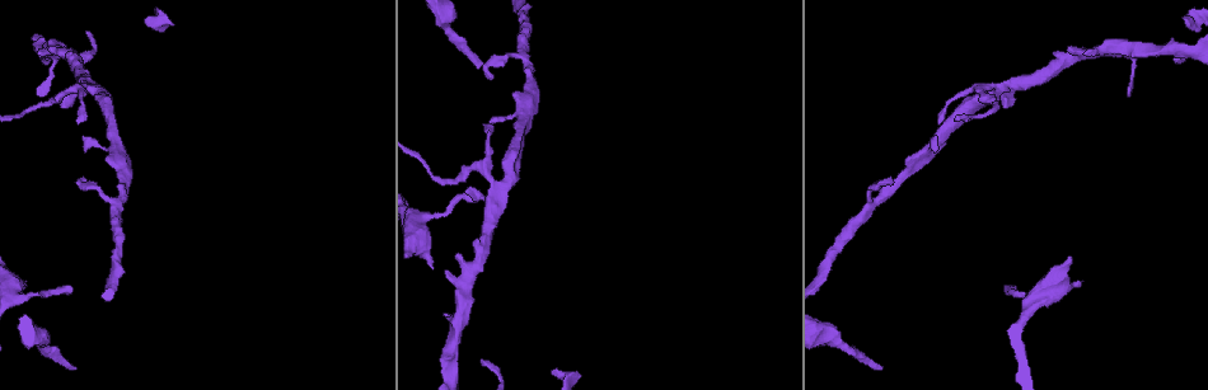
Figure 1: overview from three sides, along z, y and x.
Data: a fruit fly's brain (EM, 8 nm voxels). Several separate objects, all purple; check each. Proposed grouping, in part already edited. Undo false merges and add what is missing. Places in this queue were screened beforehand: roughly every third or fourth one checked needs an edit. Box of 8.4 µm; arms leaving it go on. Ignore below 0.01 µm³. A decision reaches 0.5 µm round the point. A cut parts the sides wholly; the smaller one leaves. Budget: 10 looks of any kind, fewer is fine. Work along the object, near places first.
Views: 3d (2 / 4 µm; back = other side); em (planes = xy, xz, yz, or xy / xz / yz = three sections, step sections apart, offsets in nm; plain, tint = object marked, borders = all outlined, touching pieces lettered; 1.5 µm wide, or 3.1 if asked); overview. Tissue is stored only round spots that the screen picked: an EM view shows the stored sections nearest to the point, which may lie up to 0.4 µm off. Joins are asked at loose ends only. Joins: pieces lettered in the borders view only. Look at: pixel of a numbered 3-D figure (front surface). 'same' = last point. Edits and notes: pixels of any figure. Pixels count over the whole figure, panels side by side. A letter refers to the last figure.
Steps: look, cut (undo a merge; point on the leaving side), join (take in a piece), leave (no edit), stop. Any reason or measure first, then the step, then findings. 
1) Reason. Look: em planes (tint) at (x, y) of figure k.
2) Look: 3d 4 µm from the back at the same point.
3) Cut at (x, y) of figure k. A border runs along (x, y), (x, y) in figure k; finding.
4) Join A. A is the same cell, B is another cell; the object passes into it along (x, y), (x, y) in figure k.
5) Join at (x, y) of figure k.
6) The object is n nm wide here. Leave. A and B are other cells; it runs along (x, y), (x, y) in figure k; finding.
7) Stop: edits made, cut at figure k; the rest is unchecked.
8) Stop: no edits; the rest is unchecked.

Tapers out. Look: em planes (plain) at (1007, 289) of figure 1.

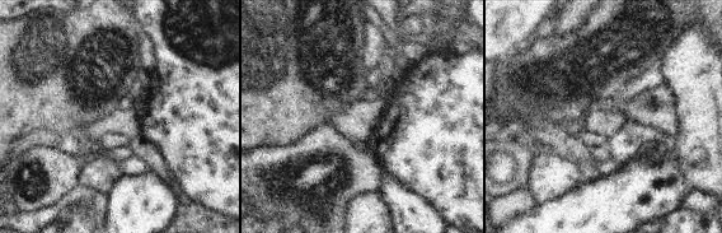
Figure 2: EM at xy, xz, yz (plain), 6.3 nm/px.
Look: em planes (borders) at the same point.

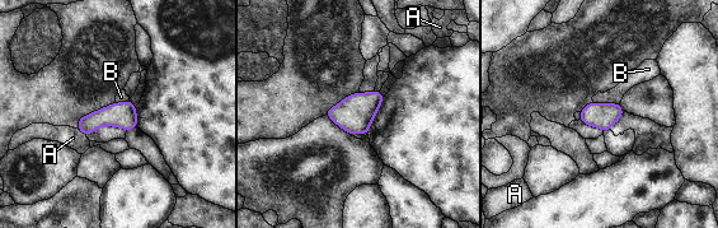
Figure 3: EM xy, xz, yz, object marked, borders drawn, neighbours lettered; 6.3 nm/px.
Leave. A and B are other cells; a border runs along (592, 102), (619, 103) in figure 3; no lettered piece goes on from it.

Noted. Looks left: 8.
An open end. Look: em yz step 8 (borders) at (24, 282) of figure 1.

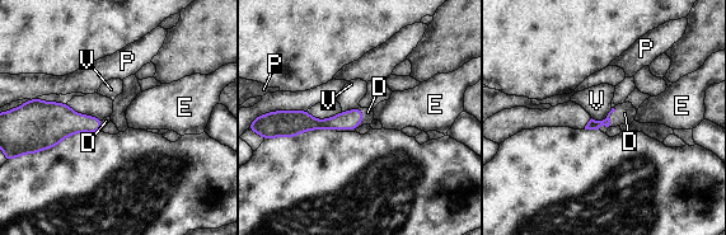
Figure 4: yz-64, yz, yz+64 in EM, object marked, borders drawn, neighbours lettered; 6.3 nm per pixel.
Join D. D is the same cell, E, P and V are other cells; it goes on there.

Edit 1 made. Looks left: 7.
Looks like a crossing. Look: em planes (borders) at (1011, 85) of figure 1.

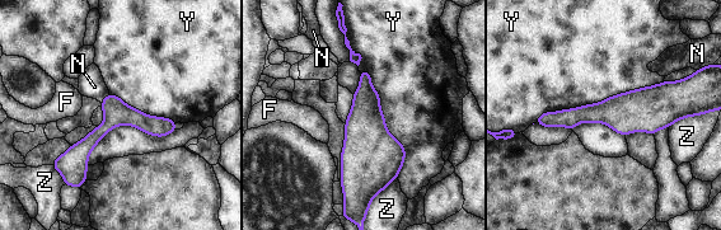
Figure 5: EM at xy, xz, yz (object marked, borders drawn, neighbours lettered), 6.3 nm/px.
The object is 160 nm wide here. Leave. F, N, Y and Z are other cells; a border runs along (663, 80), (544, 111), (532, 123) in figure 5; all the same neuron.

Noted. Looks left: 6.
Tapers out. Look: 3d 4 µm at (482, 125) of figure 1.

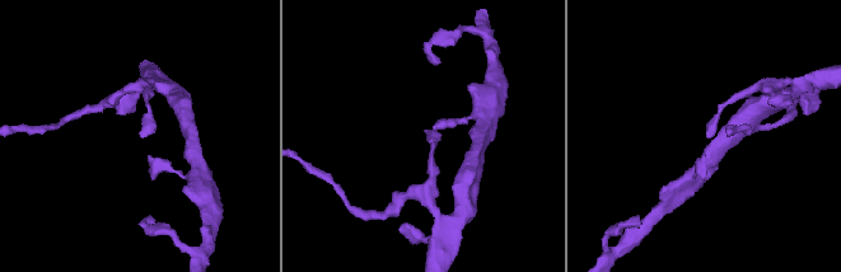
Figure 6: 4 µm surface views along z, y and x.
Look: em planes (borders) at (707, 137) of figure 6.

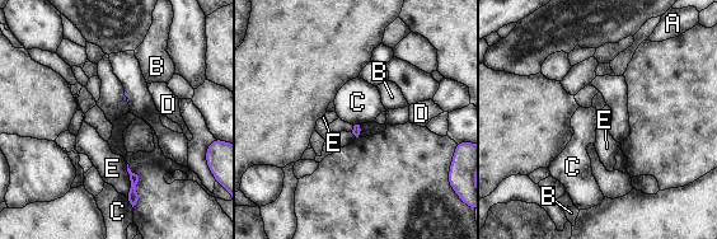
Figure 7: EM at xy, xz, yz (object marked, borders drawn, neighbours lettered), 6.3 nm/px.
Leave. A, B, C, D and E are other cells; a border runs along (126, 197), (132, 206) in figure 7; no lettered piece goes on from it.

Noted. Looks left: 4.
Stop: edits made, join at figure 4; the rest is unchecked.

